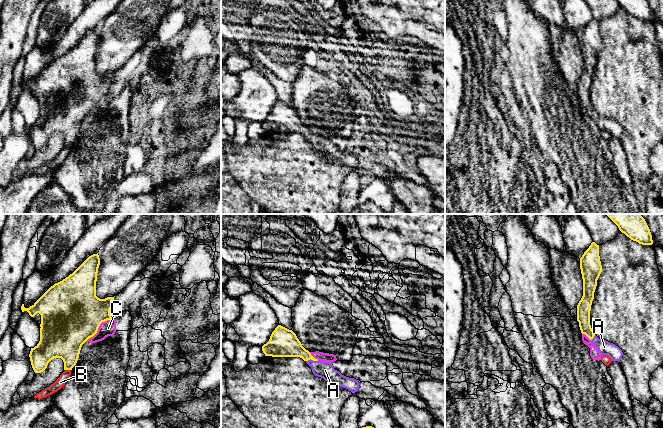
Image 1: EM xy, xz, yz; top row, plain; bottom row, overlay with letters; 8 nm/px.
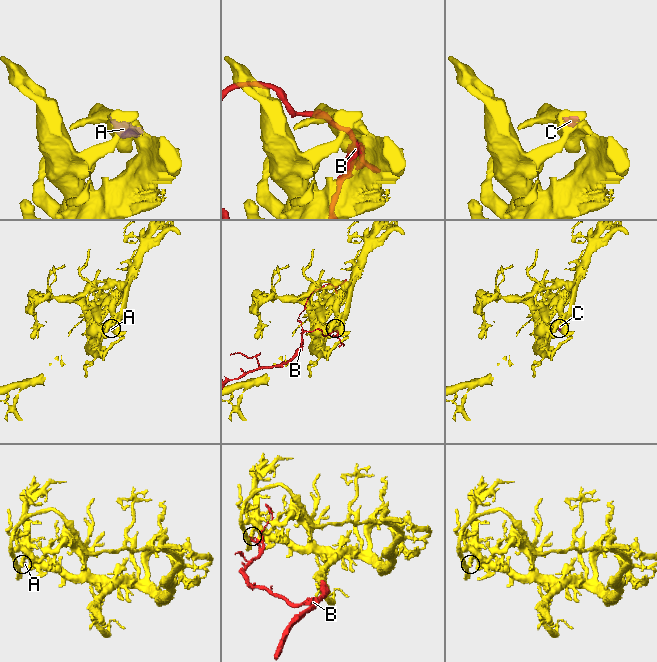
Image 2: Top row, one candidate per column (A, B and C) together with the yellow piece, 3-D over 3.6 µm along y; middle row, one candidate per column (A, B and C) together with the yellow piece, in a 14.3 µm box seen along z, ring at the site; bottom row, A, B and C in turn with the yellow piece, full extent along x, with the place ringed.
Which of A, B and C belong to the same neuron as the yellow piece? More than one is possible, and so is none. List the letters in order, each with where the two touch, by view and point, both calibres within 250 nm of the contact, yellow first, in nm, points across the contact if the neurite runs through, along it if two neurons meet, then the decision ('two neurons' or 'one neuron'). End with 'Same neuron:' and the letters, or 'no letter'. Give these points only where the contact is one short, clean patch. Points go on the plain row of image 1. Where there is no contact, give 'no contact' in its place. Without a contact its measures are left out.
A: contact xz (312, 135); calibres 200 and 140 nm; one neuron
B: contact xy (68, 145); calibres 300 and 80 nm; border xy (65, 145), (70, 146); two neurons
C: contact xy (98, 103); calibres 500 and 130 nm; border xy (111, 94), (103, 97), (98, 106), (85, 117); two neurons
Same neuron: A

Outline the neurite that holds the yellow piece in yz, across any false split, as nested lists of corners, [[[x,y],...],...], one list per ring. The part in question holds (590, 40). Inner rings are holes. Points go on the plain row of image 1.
[[[592,18],[580,34],[580,45],[583,55],[583,72],[577,81],[577,97],[582,110],[585,110],[598,125],[601,131],[609,132],[612,137],[620,137],[623,128],[613,119],[599,115],[590,101],[590,87],[597,56],[602,48],[599,32],[599,21]]]

